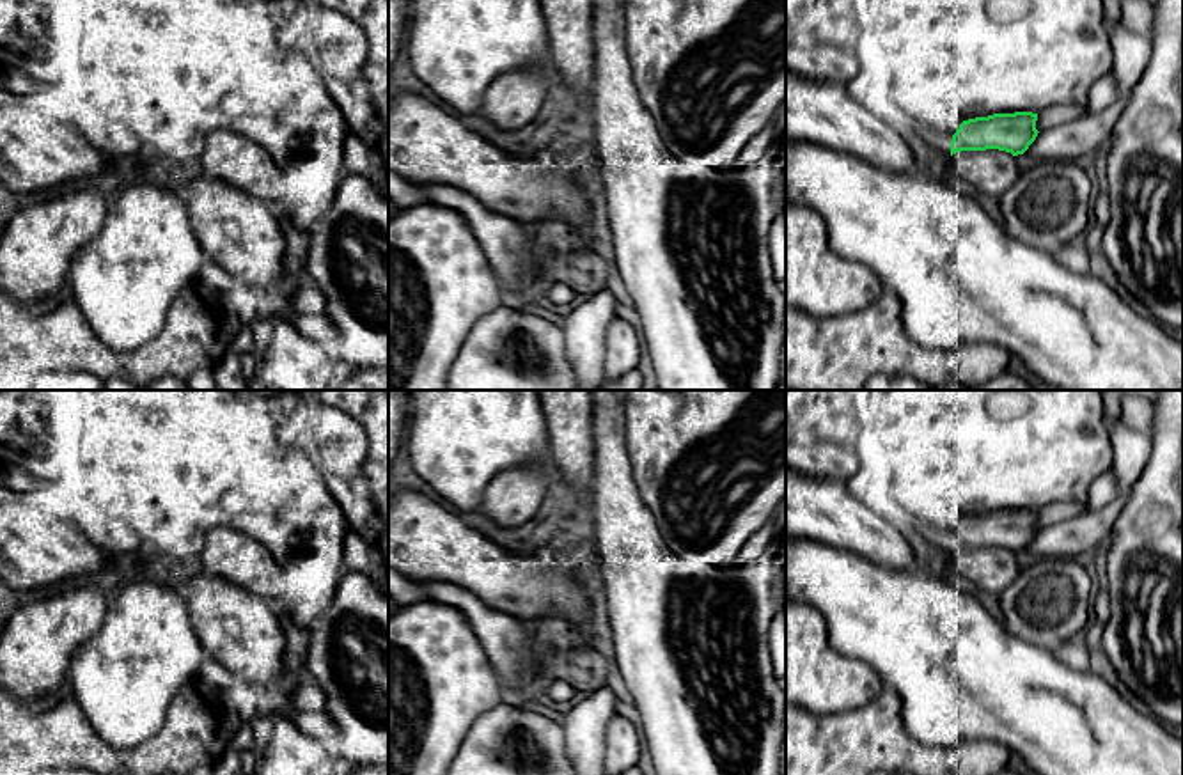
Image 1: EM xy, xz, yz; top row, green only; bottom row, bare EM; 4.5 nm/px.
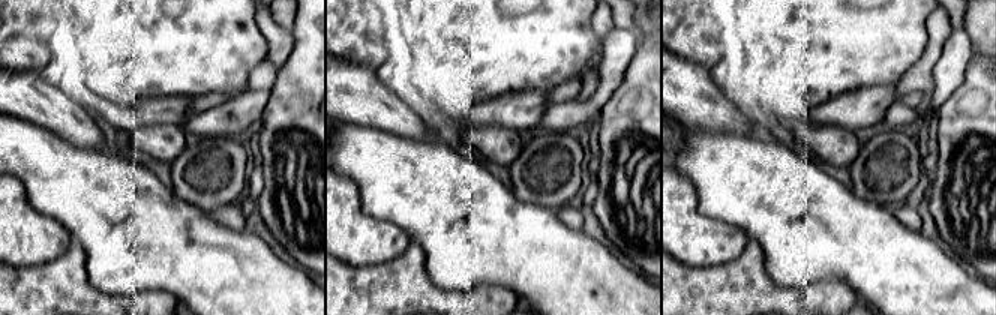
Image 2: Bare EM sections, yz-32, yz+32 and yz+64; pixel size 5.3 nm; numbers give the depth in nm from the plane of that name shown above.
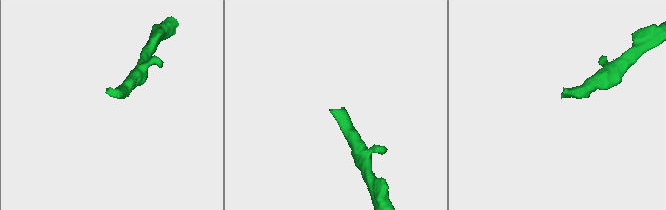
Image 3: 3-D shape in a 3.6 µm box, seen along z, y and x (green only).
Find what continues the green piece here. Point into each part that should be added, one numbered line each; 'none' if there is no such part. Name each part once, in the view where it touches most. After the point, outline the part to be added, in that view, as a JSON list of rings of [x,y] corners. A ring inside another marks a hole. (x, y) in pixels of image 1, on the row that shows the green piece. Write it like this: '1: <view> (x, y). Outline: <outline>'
1: yz (940, 142). Outline: [[[913,122],[913,126],[919,129],[919,138],[924,140],[936,156],[940,156],[942,160],[947,160],[951,156],[951,133],[924,128],[917,122]]]

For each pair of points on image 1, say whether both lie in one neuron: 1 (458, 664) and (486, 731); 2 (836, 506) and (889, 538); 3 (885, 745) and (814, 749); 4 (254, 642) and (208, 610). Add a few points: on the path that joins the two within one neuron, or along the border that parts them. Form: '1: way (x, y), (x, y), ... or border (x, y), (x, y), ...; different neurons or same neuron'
1: border (501, 701), (476, 720), (456, 751); different neurons
2: way (848, 518), (861, 531), (877, 538); same neuron
3: way (868, 745), (832, 749); same neuron
4: way (243, 634), (219, 610); same neuron

